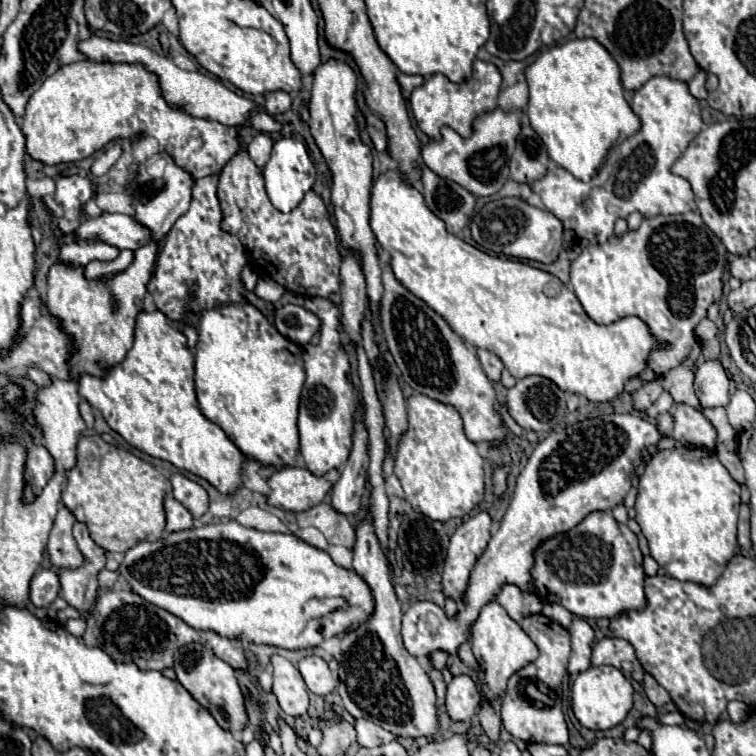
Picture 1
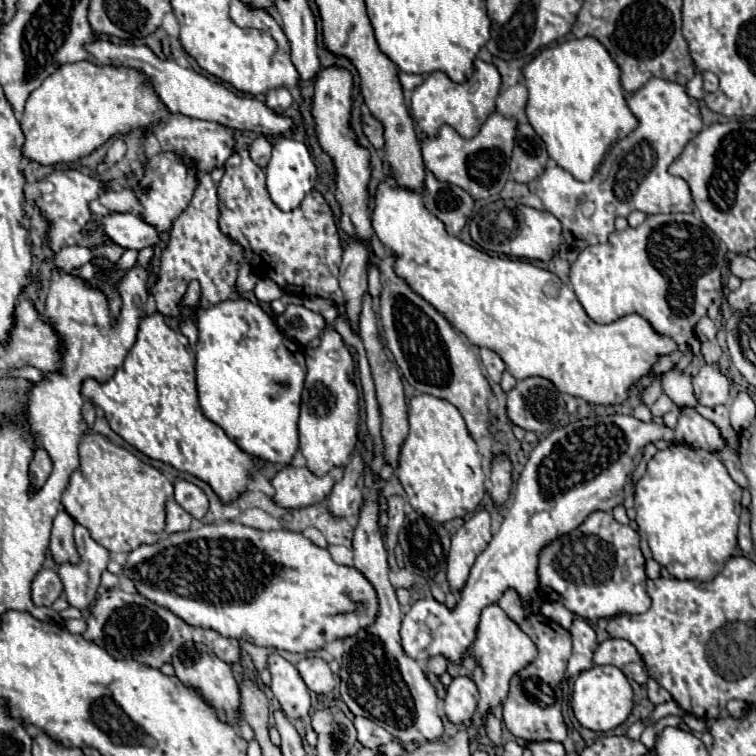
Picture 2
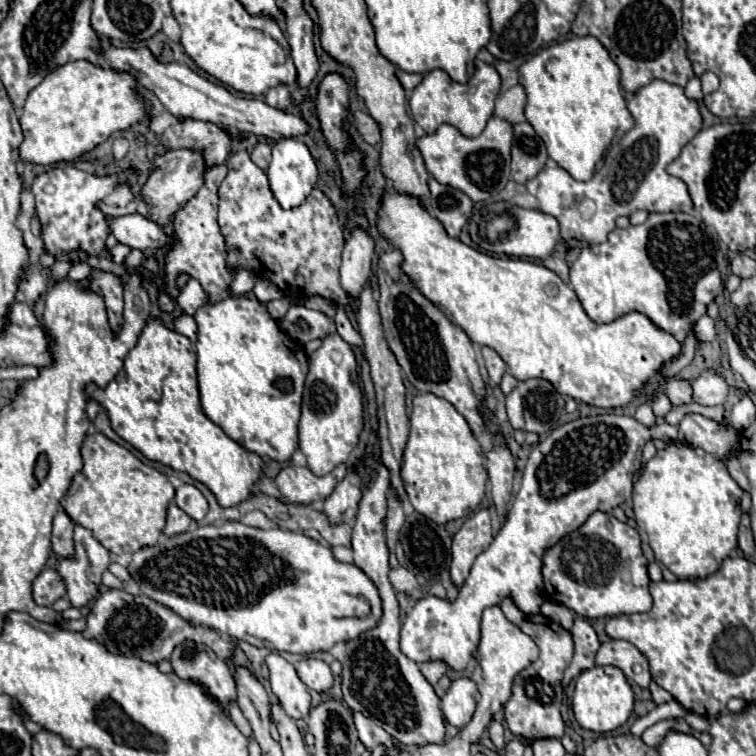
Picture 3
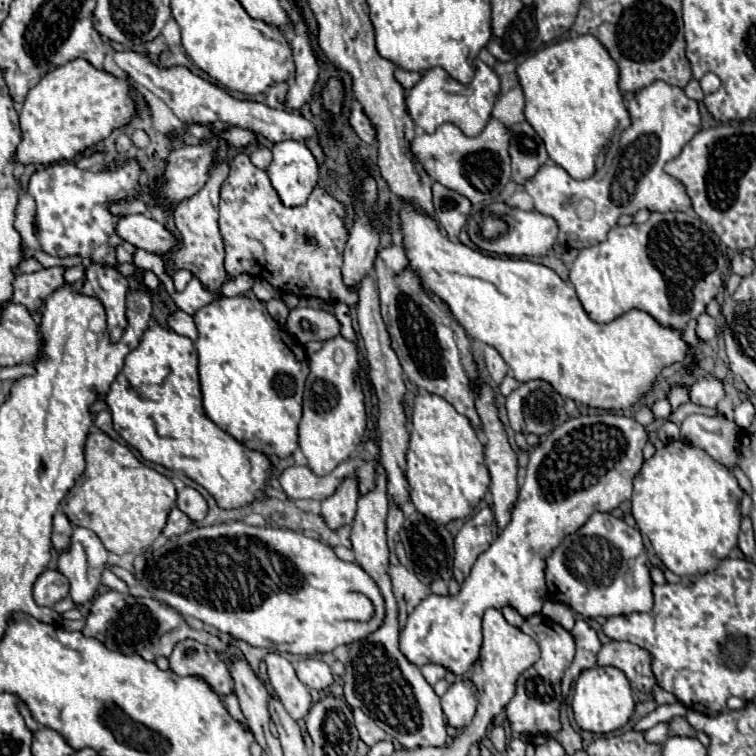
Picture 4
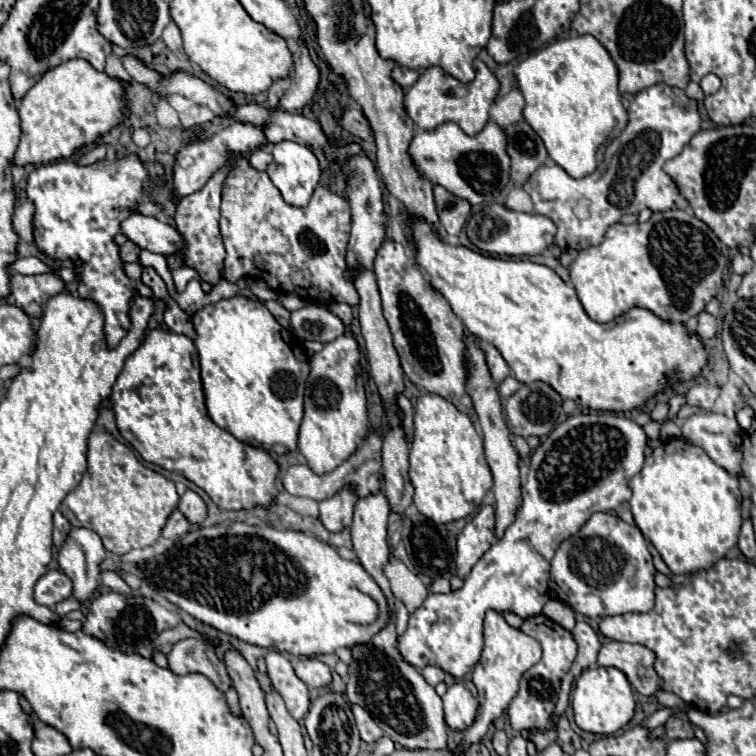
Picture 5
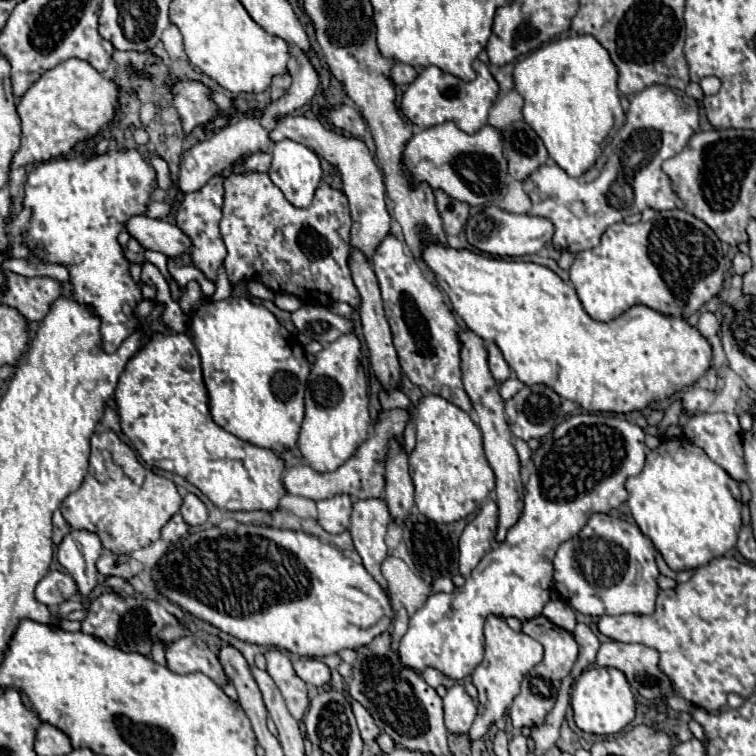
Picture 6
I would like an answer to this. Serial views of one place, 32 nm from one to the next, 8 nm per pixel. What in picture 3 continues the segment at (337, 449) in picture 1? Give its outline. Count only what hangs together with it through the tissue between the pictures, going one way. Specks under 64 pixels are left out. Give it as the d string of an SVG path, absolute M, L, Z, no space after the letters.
M328 334L322 340L322 346L308 356L308 376L298 430L300 450L316 476L324 476L338 464L346 464L360 440L362 390L352 378L352 366L356 366L354 352L338 334Z

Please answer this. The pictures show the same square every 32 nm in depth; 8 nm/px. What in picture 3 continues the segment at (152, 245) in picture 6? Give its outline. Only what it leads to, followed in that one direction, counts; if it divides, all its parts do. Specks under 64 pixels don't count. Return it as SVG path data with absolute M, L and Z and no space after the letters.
M140 214L108 218L108 228L120 244L126 244L130 248L154 252L156 248L170 246L170 238L164 234L164 230L156 222L146 220L146 216Z

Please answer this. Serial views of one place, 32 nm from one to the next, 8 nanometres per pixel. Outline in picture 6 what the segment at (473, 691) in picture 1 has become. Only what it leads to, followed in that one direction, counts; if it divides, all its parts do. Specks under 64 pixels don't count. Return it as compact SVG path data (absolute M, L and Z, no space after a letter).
M454 684L448 688L444 700L444 724L454 734L466 734L476 718L478 700L470 696L464 684Z

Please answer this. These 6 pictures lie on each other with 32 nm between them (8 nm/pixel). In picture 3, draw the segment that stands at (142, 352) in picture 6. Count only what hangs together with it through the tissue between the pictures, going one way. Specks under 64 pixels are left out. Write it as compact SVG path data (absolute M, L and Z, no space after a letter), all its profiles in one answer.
M150 318L138 338L138 344L128 352L128 360L124 368L116 374L116 378L106 386L98 388L96 384L86 386L86 394L96 400L108 414L112 422L112 430L122 436L128 444L140 450L148 460L162 462L174 470L182 470L192 478L206 484L220 506L234 506L250 496L254 482L258 482L262 472L262 458L244 450L238 442L226 436L226 432L216 426L202 412L200 396L198 396L198 380L196 380L196 352L186 336L166 328L160 318Z

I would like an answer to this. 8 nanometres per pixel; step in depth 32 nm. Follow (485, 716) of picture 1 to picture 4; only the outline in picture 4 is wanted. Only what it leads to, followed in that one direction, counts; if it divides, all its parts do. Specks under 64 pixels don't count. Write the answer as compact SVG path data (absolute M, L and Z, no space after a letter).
M494 726L490 732L490 740L496 746L496 750L504 752L506 750L506 738L504 738L504 728L502 726Z

